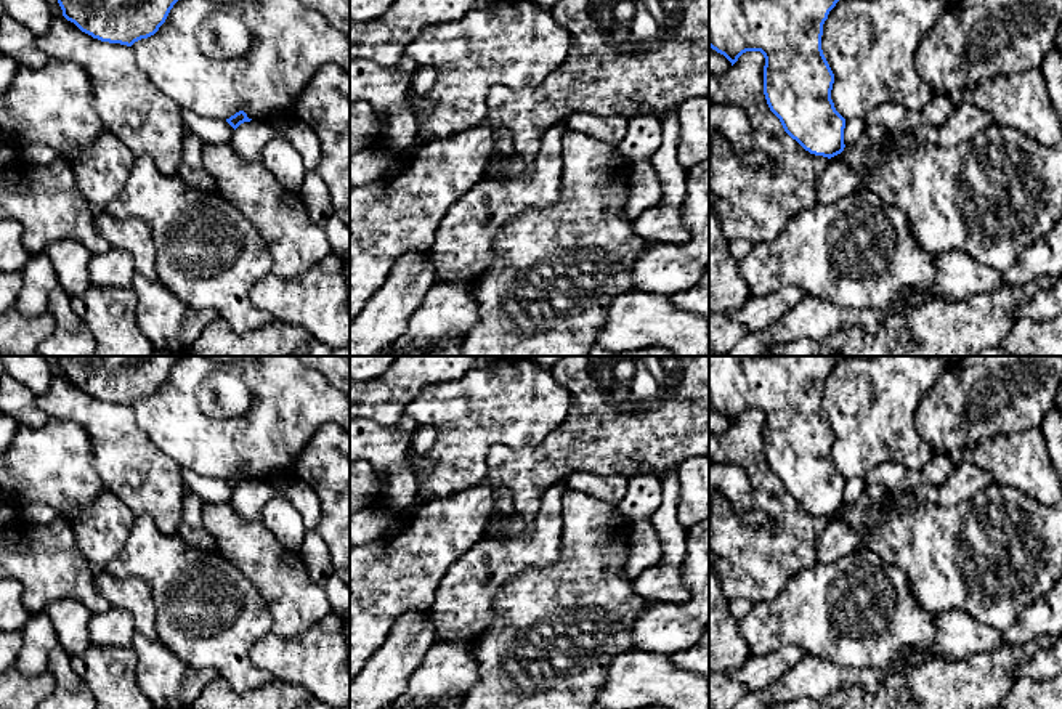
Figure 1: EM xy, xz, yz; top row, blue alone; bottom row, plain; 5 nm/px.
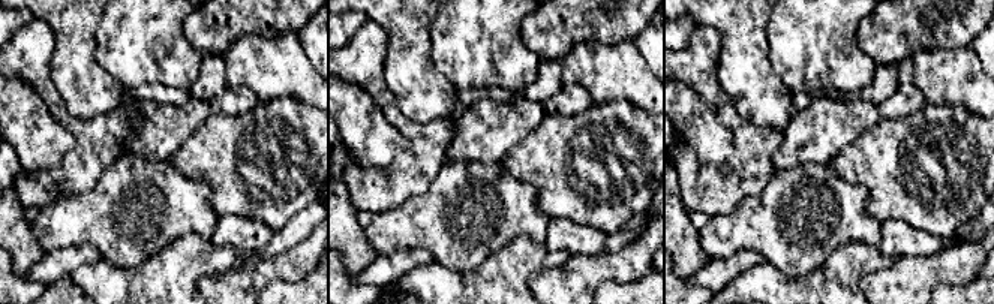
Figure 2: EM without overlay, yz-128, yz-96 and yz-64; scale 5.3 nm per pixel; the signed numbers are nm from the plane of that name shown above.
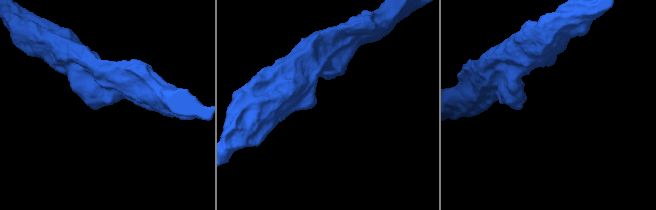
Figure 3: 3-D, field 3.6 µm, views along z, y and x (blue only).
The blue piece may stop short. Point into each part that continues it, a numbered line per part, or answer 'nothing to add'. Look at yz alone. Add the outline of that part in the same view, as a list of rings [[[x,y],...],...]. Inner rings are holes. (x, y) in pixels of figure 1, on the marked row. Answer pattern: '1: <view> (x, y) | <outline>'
nothing to add

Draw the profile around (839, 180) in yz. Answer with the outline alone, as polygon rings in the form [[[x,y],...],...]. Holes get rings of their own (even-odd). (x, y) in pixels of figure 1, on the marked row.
[[[844,151],[829,160],[826,170],[817,181],[817,204],[833,204],[841,201],[865,183],[865,175],[860,170],[852,168],[844,157]]]

